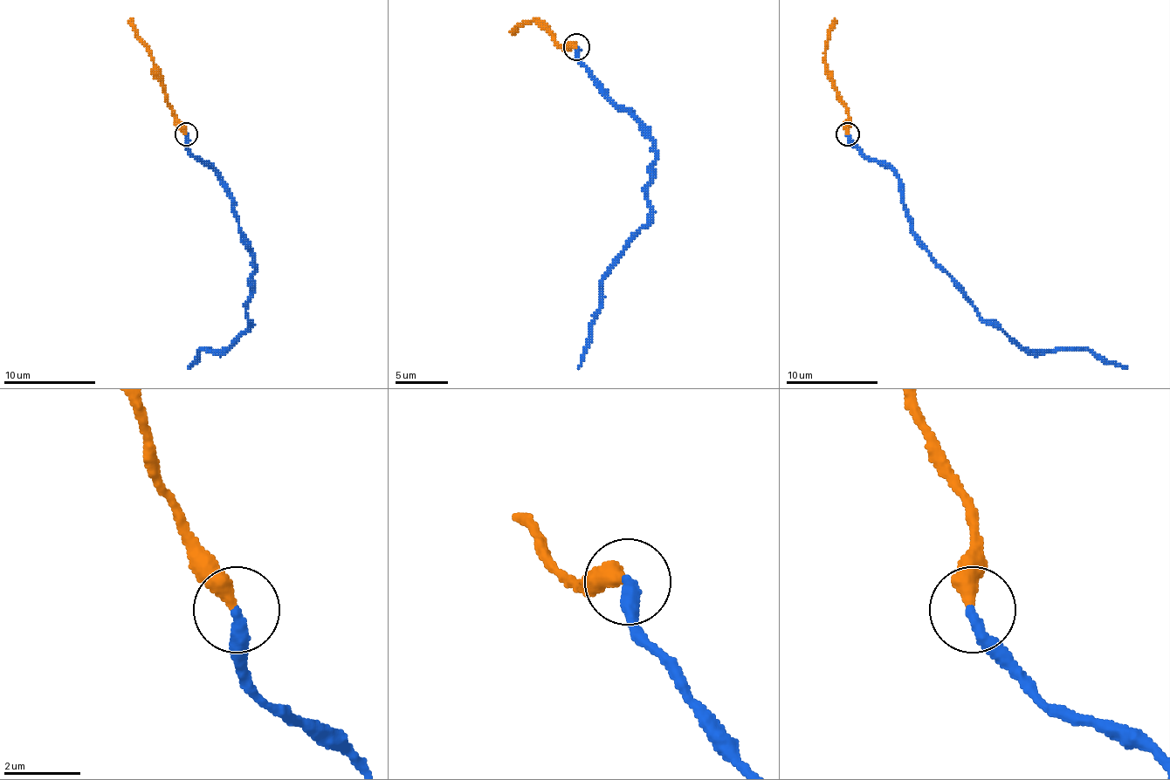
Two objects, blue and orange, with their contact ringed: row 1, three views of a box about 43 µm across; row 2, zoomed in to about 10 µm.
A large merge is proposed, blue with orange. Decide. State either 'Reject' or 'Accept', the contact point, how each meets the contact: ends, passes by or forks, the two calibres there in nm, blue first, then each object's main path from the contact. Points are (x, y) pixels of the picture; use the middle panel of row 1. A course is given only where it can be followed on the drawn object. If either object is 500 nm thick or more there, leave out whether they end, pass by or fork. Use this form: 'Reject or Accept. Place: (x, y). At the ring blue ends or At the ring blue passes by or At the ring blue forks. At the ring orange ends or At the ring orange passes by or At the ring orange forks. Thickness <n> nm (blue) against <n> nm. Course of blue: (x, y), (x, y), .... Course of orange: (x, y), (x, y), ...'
Accept. Place: (576, 46). At the ring blue ends. At the ring orange ends. Thickness 320 nm (blue) against 400 nm. Course of blue: (575, 47), (575, 58), (653, 143), (653, 180), (644, 194), (650, 220), (602, 281), (602, 307), (578, 368). Course of orange: (575, 47), (562, 47), (539, 21), (512, 31)

